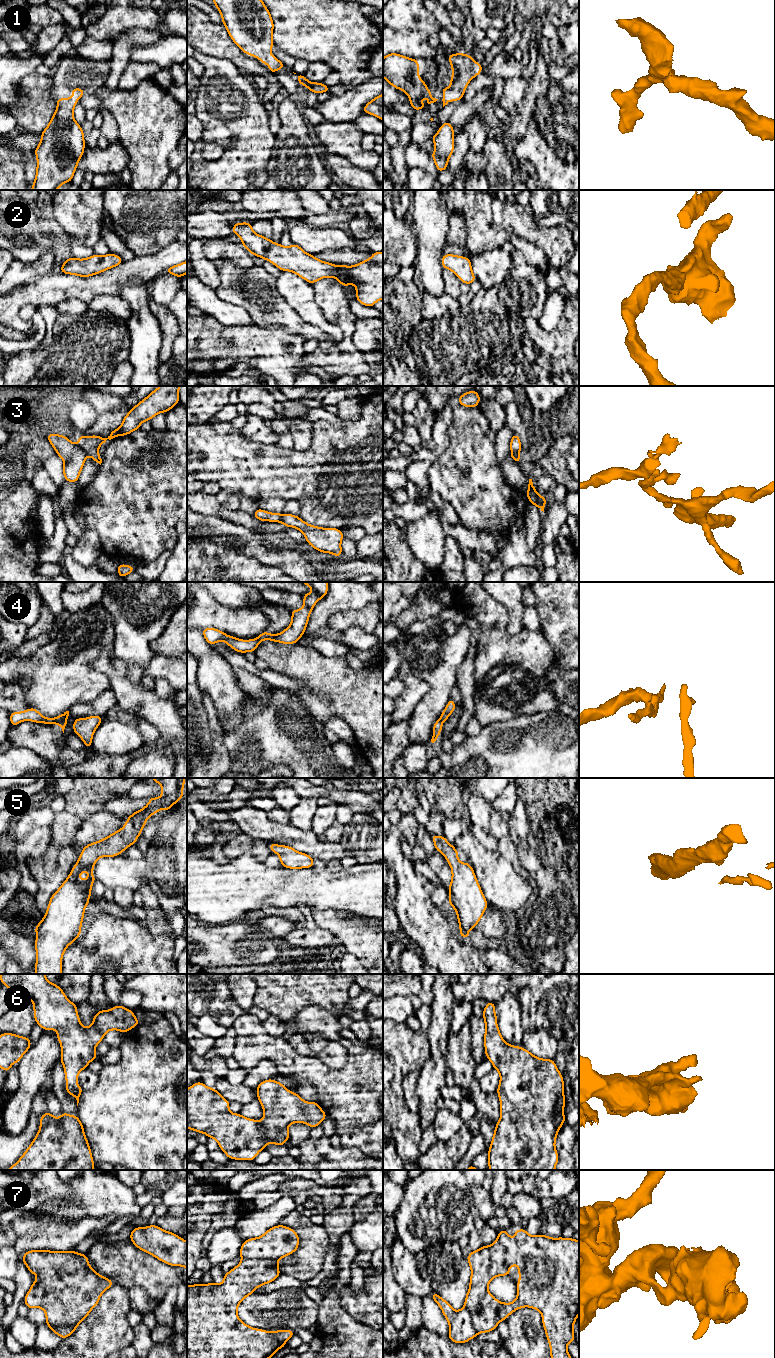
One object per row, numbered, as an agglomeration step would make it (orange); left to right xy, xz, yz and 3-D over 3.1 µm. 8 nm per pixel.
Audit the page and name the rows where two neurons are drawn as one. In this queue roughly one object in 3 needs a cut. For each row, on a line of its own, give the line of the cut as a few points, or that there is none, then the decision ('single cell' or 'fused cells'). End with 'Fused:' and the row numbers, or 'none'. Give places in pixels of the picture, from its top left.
1: cut none; single cell
2: cut none; single cell
3: cut yz (511, 451), (520, 460); fused cells
4: cut xy (66, 717), (58, 724); fused cells
5: cut none; single cell
6: cut none; single cell
7: cut xy (84, 1317), (72, 1326), (48, 1325); fused cells
Fused: 3, 4, 7

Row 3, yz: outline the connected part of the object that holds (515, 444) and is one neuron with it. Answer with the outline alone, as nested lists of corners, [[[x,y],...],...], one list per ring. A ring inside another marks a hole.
[[[514,433],[513,436],[512,436],[512,438],[511,438],[510,448],[511,448],[511,452],[512,453],[516,453],[519,456],[519,453],[520,453],[520,451],[522,449],[522,446],[521,446],[521,441],[519,439],[519,436],[516,433]],[[519,456],[519,459],[521,460],[520,456]]]

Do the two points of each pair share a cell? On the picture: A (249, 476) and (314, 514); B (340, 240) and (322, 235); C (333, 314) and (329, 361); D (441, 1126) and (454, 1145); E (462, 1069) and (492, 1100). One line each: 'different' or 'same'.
A: same
B: same
C: same
D: different
E: same

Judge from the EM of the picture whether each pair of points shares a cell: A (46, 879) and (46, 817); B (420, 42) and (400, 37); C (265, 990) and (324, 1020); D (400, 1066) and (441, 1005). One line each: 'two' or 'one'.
A: two
B: one
C: two
D: two

